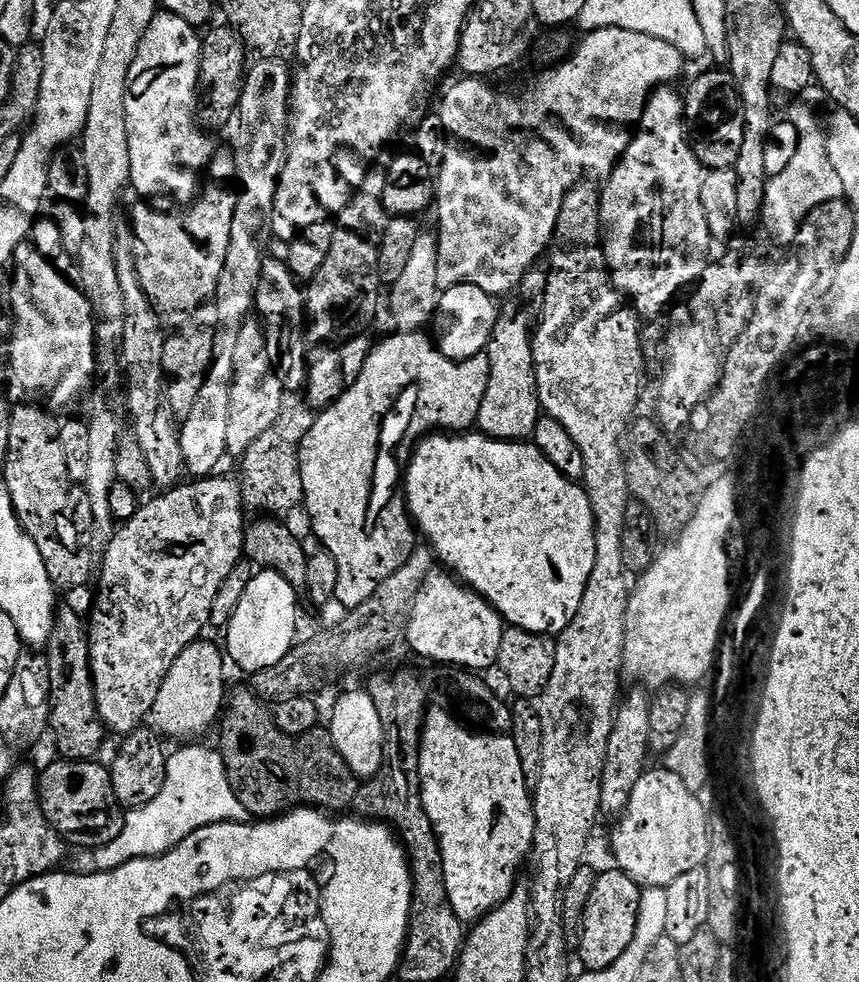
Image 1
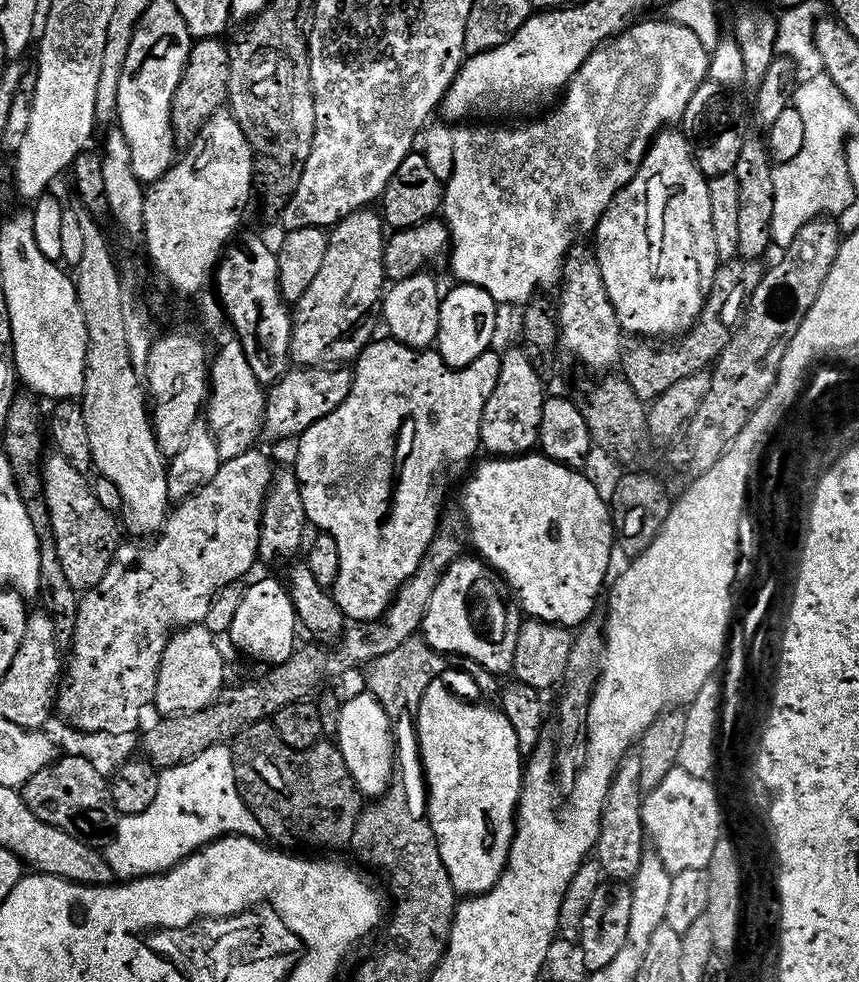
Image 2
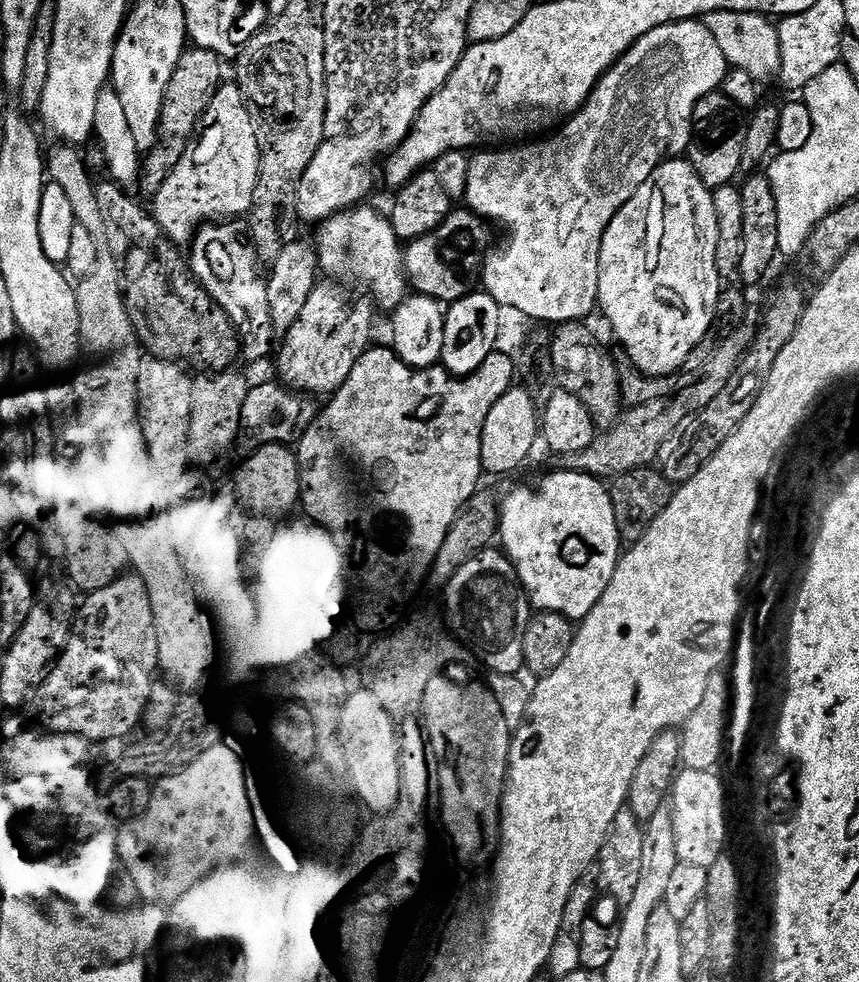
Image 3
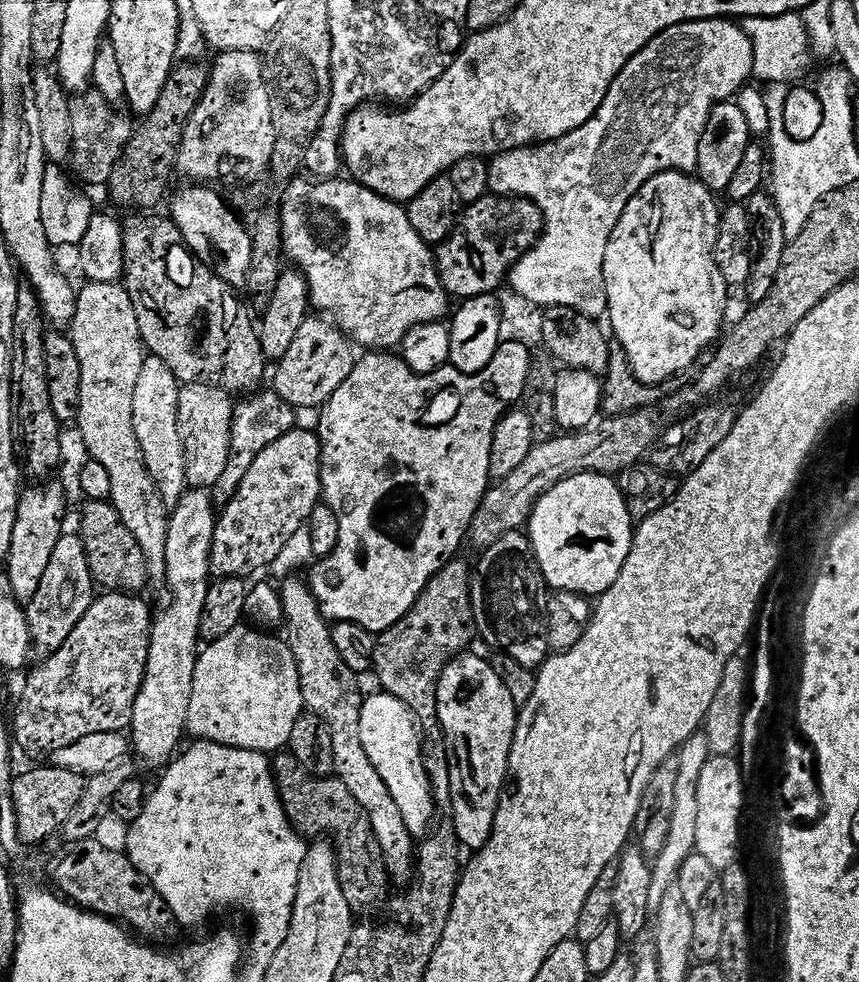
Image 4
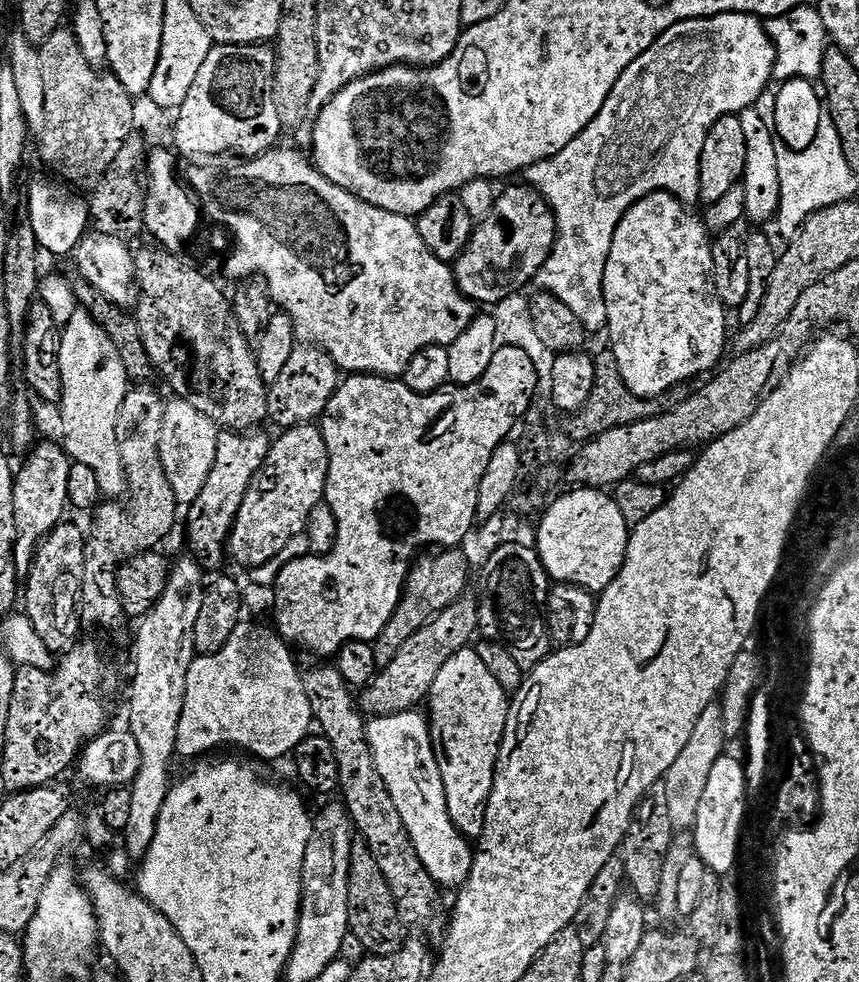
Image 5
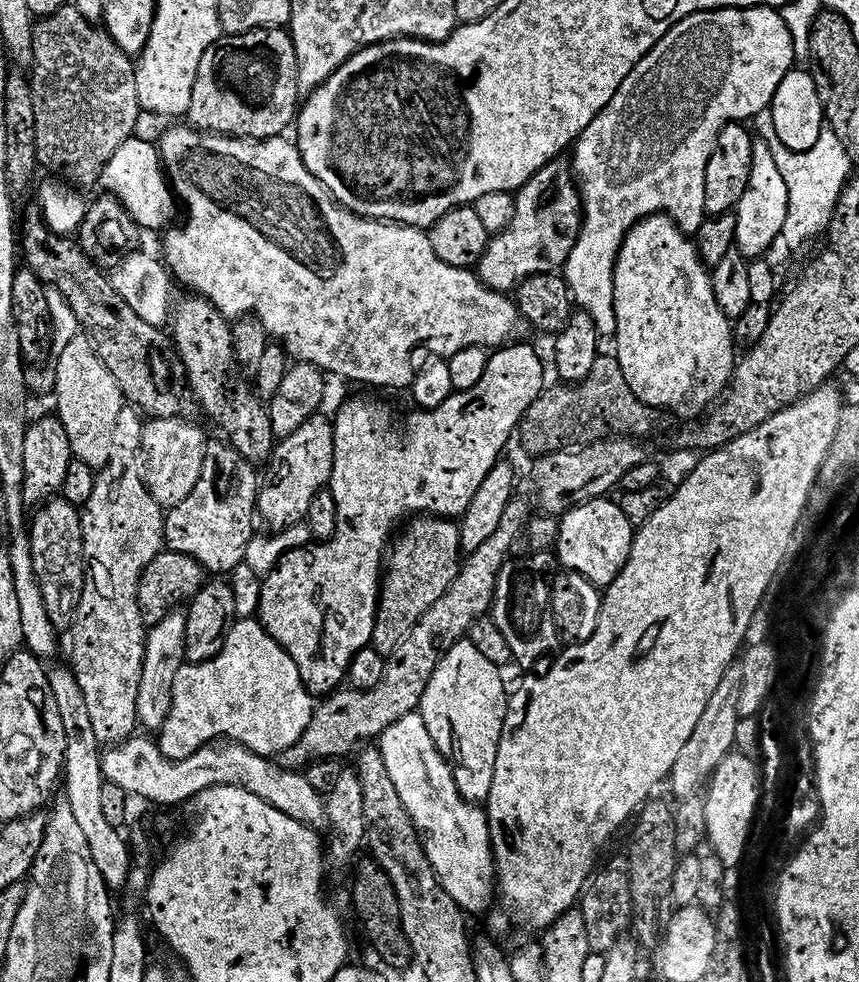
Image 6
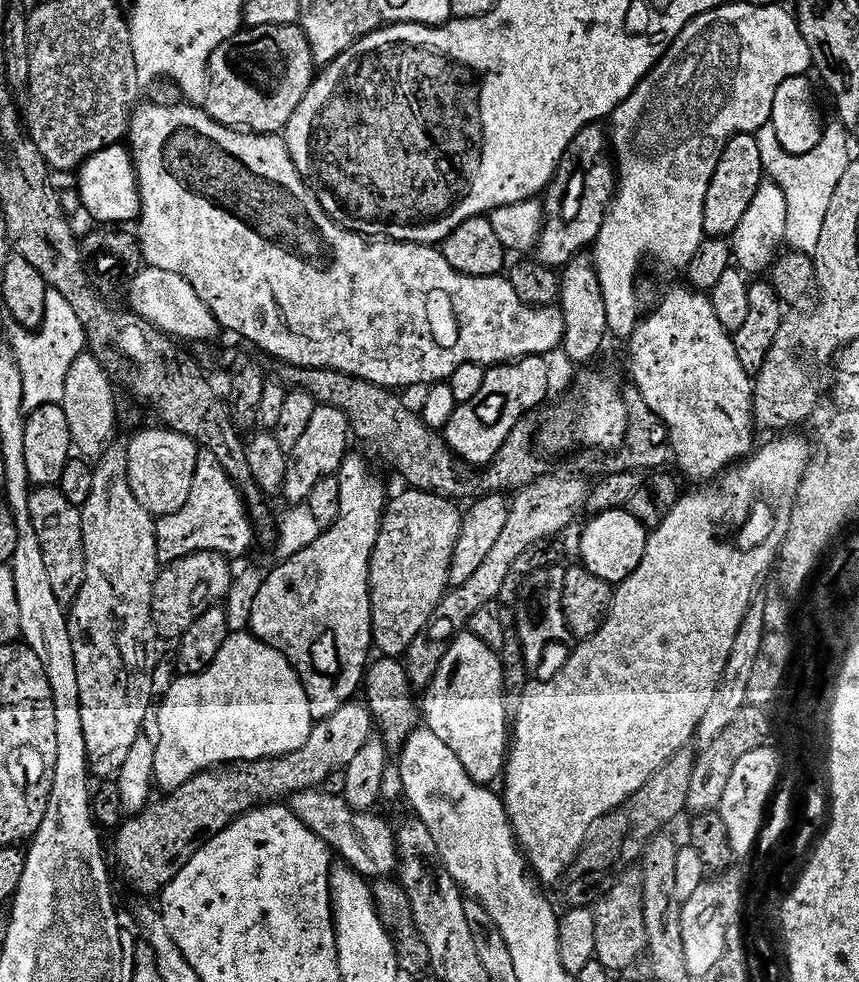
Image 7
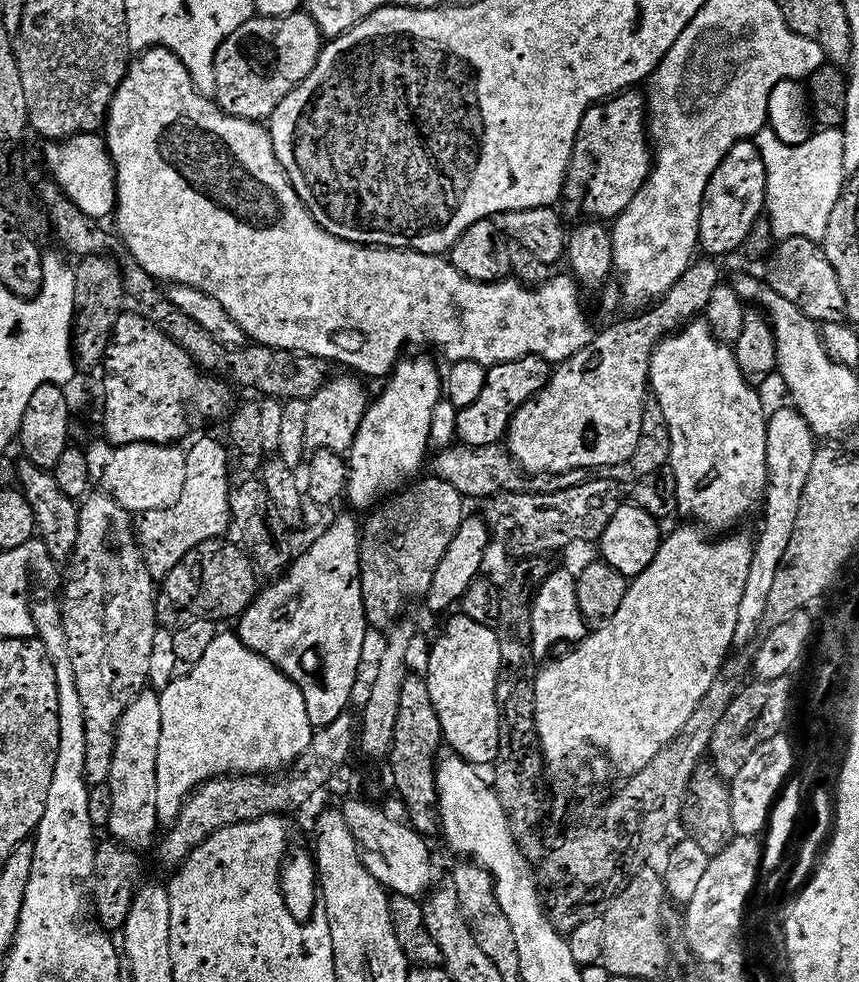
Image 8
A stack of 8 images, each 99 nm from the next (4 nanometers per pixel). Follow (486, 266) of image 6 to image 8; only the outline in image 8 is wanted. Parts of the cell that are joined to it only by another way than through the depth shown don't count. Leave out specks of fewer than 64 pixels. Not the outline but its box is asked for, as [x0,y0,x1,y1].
[564,90,654,221]

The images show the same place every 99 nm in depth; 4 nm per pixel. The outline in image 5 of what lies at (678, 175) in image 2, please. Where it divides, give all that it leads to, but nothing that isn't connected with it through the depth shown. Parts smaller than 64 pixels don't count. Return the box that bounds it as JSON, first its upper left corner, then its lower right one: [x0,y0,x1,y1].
[604,192,730,396]

